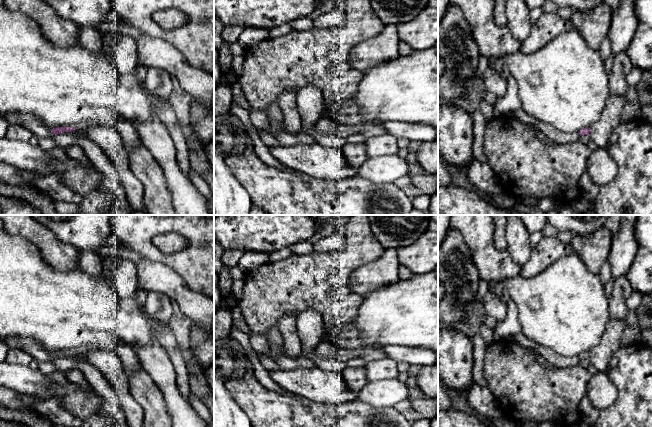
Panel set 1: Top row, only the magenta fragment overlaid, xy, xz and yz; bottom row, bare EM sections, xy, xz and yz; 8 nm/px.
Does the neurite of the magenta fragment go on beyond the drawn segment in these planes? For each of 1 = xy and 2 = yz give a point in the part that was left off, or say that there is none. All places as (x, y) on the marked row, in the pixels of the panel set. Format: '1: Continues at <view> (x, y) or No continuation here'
1: No continuation here
2: No continuation here

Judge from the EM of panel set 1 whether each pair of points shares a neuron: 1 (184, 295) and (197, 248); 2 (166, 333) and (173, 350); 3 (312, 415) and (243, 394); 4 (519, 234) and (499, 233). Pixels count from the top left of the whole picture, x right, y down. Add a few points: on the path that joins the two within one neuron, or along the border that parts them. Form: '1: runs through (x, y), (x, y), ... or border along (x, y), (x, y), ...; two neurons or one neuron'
1: border along (171, 268), (191, 289), (203, 295); two neurons
2: runs through (166, 337), (171, 346); one neuron
3: runs through (295, 415), (274, 415), (260, 404); one neuron
4: border along (507, 225), (506, 249); two neurons

